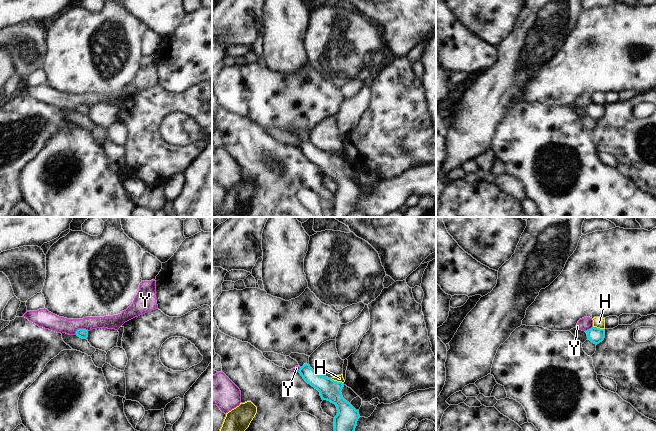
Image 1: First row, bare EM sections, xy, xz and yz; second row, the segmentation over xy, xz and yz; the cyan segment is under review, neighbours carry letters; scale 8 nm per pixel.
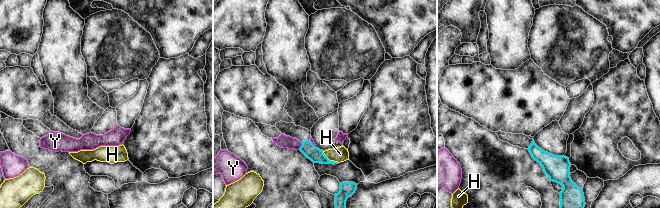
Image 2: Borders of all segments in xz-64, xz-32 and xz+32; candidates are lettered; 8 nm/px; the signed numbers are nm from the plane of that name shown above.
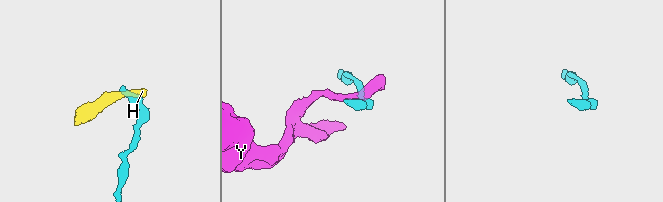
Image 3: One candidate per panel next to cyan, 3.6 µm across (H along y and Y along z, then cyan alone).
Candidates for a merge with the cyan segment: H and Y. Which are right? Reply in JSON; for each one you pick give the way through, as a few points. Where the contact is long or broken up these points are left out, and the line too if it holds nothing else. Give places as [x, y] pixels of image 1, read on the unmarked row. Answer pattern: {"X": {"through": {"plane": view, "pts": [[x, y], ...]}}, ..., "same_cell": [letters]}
{"same_cell": []}

